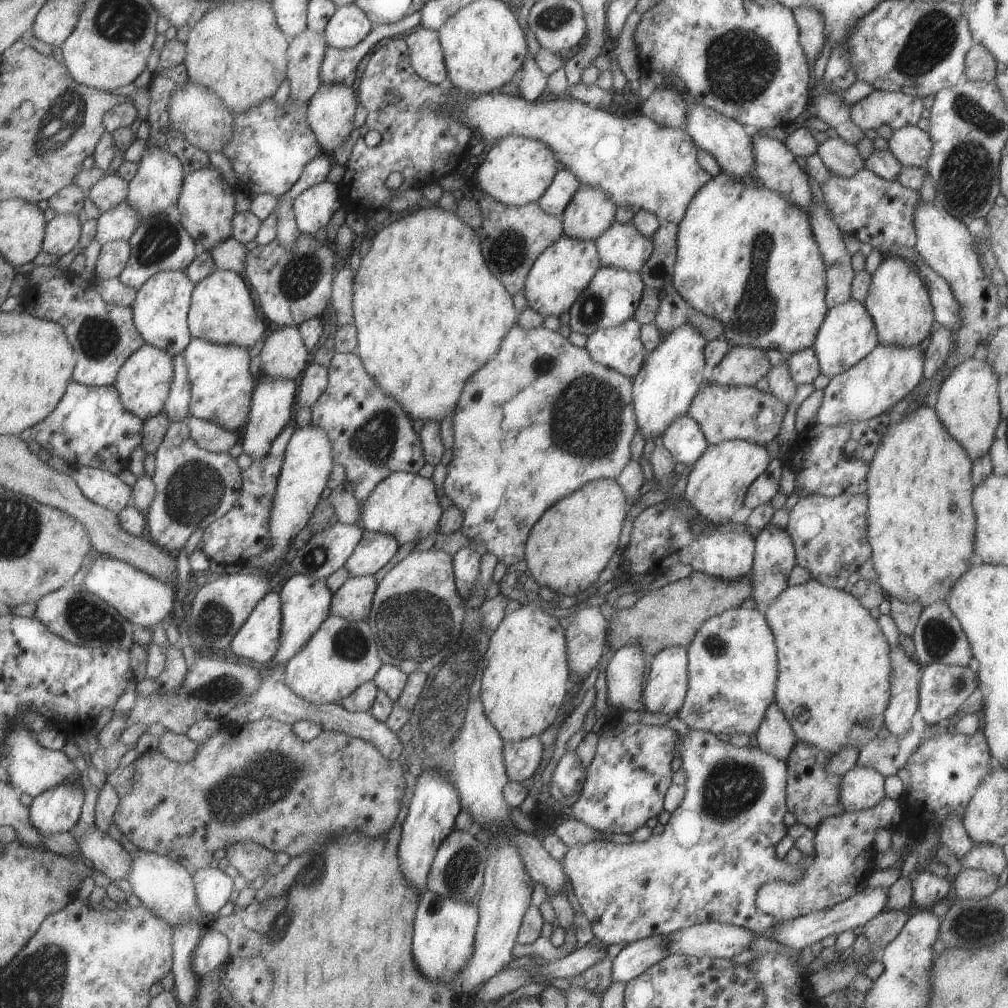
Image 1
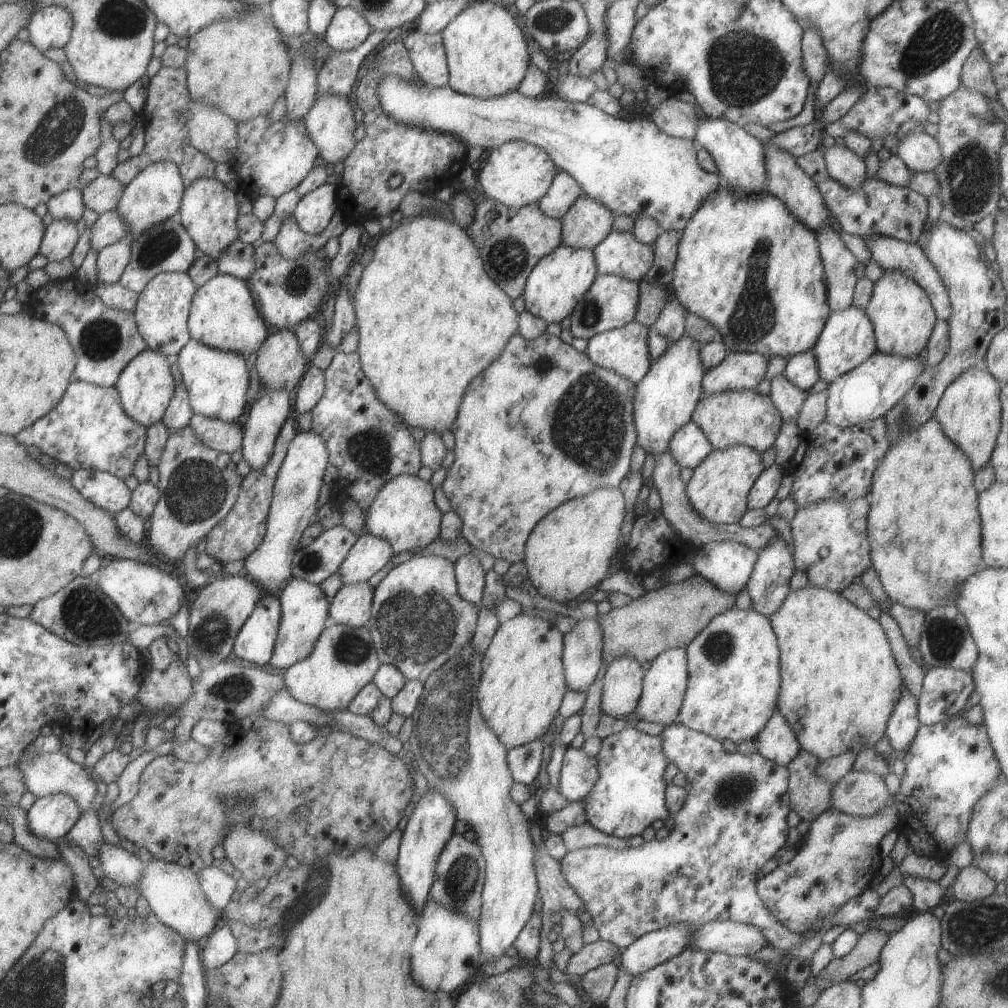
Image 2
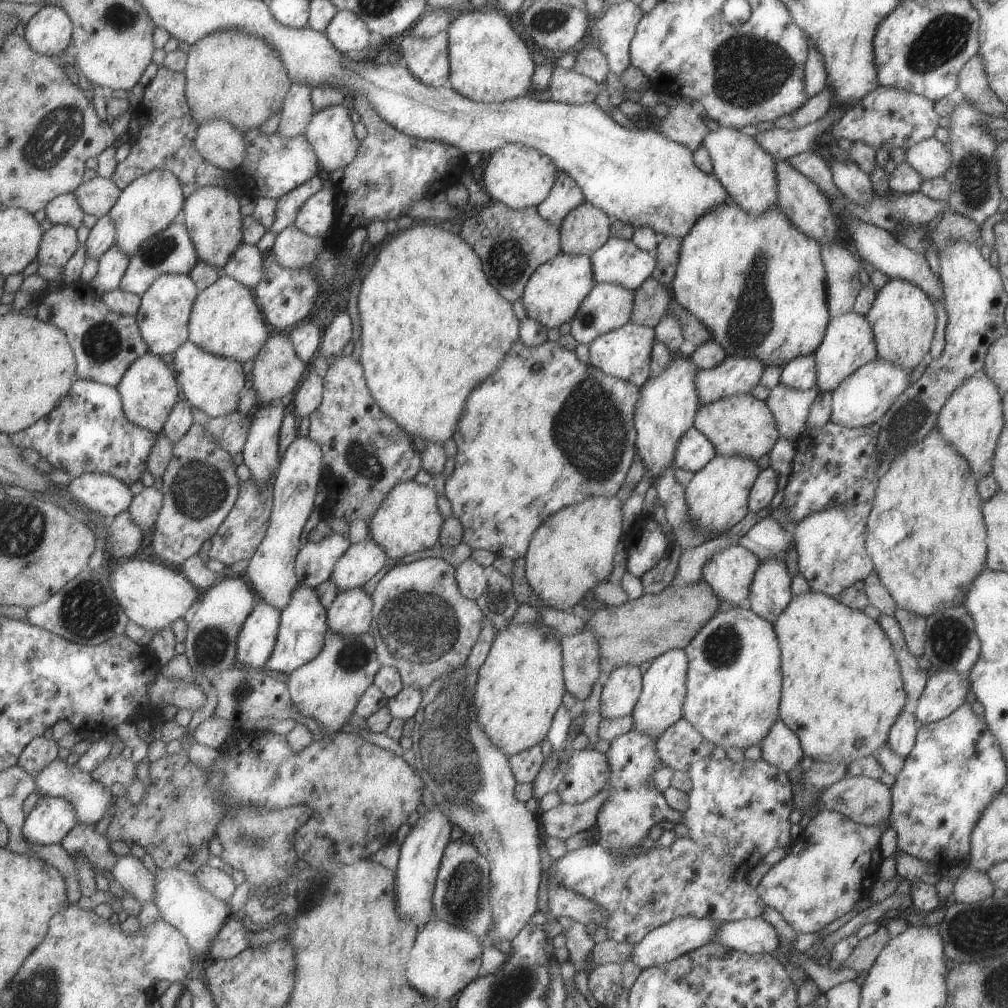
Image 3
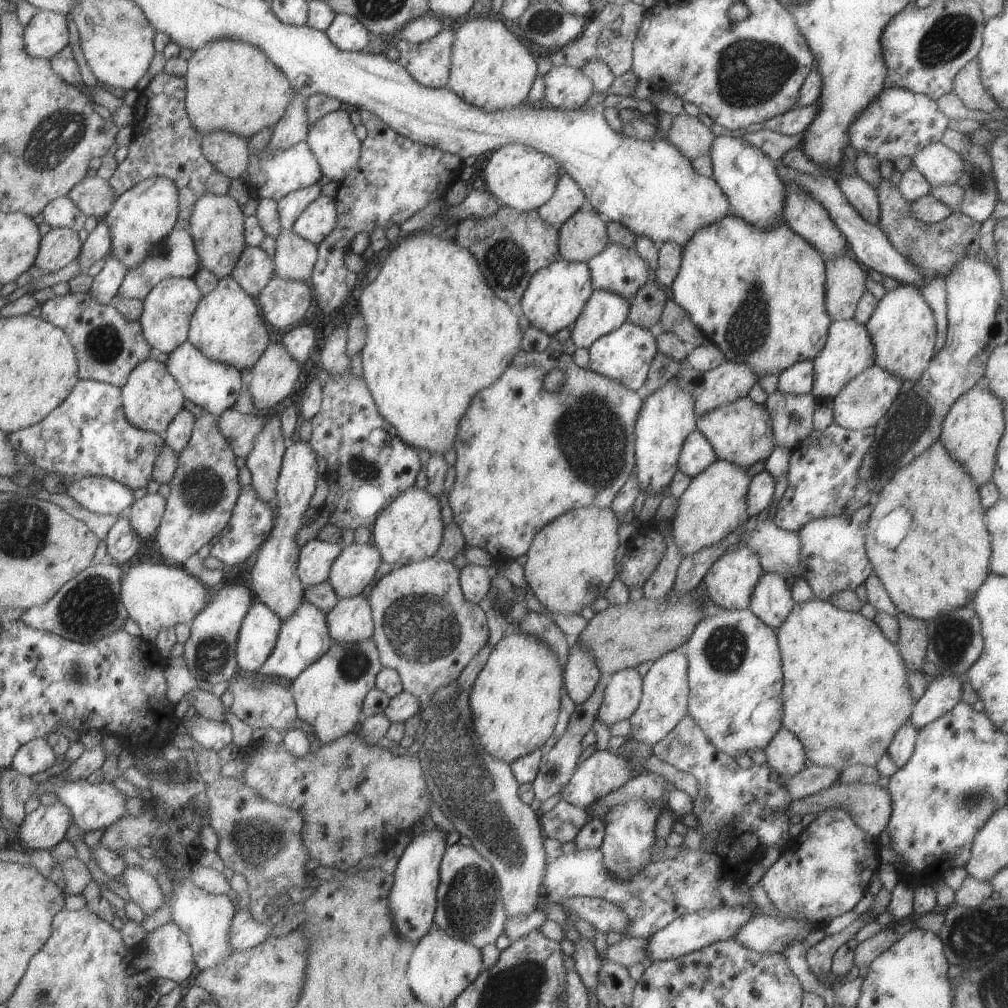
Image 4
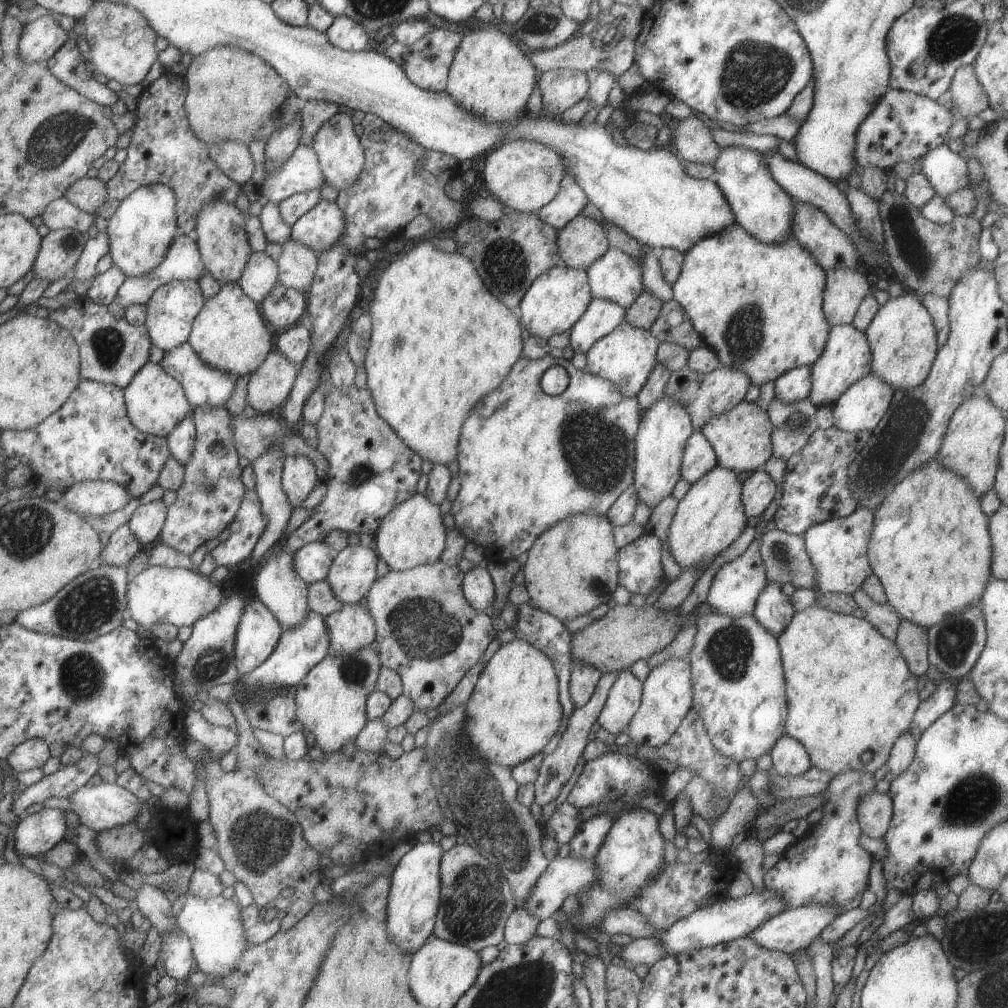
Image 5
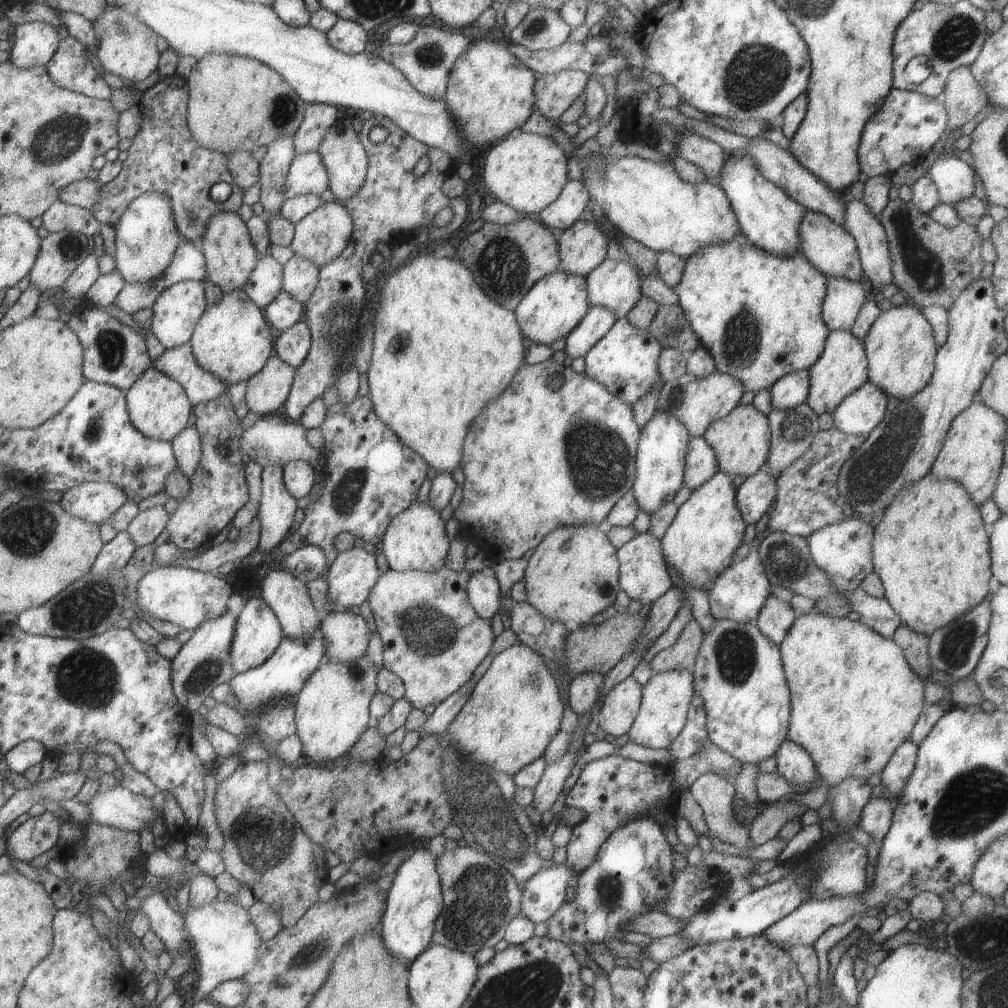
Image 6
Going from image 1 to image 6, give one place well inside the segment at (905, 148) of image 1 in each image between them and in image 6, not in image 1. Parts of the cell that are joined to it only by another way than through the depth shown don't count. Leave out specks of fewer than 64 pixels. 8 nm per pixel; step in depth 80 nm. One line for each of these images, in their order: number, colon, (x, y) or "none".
2: (920, 152)
3: (930, 158)
4: (940, 165)
5: (946, 171)
6: (953, 178)

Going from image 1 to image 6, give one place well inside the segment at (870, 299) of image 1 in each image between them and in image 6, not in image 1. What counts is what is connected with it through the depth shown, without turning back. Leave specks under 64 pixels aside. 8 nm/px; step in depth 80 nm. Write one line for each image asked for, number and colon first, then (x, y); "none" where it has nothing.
2: (902, 317)
3: (902, 319)
4: (902, 329)
5: (901, 336)
6: (899, 347)

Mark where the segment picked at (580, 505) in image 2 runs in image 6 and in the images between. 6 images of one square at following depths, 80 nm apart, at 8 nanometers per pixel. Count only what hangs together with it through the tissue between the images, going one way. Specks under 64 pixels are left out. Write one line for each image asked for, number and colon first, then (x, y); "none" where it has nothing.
3: (571, 551)
4: (570, 563)
5: (571, 568)
6: (572, 574)

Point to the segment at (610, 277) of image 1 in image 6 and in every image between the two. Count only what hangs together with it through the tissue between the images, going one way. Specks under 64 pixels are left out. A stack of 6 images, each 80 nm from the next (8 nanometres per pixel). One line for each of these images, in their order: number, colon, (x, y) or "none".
2: (611, 301)
3: (608, 306)
4: (603, 312)
5: (601, 316)
6: (598, 320)

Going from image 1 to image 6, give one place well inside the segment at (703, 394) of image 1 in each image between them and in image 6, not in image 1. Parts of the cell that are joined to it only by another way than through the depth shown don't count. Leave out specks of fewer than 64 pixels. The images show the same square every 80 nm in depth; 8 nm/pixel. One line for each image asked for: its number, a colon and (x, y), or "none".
2: (728, 418)
3: (740, 425)
4: (740, 432)
5: (740, 438)
6: (740, 440)

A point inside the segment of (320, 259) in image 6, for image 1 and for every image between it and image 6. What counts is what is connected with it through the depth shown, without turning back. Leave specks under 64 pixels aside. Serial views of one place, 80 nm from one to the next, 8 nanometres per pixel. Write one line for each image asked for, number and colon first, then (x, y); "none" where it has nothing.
1: (313, 208)
2: (312, 213)
3: (315, 216)
4: (317, 221)
5: (319, 228)

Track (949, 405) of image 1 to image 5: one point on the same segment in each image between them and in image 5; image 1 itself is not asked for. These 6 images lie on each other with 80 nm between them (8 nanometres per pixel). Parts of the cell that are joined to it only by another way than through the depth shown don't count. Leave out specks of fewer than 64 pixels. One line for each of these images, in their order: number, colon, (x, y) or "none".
2: (968, 412)
3: (971, 420)
4: (971, 430)
5: (970, 447)

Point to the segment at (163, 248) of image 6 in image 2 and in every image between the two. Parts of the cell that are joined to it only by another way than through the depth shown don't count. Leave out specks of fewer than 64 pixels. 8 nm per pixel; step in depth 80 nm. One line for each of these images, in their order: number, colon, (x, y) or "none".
2: (155, 194)
3: (146, 206)
4: (138, 219)
5: (140, 231)

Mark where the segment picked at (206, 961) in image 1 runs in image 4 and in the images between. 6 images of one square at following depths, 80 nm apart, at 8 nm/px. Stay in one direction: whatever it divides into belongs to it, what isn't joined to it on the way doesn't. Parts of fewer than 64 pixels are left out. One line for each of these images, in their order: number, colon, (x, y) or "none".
2: (220, 945)
3: (233, 938)
4: (245, 932)

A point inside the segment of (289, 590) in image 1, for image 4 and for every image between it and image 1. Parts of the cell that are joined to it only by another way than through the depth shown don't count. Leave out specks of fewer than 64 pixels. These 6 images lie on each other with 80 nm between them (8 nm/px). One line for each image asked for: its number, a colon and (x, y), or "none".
2: (303, 607)
3: (302, 629)
4: (303, 638)

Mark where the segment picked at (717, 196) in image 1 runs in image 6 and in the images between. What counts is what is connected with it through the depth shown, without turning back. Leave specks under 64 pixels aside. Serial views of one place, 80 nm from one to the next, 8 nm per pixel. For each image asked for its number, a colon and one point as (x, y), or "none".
2: (746, 265)
3: (756, 283)
4: (759, 297)
5: (758, 306)
6: (759, 316)

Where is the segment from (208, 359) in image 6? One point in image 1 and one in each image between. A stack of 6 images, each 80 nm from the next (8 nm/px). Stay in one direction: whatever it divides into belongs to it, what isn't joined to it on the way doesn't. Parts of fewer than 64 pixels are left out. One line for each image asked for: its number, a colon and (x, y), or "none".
1: (220, 312)
2: (222, 315)
3: (224, 320)
4: (225, 327)
5: (228, 333)

